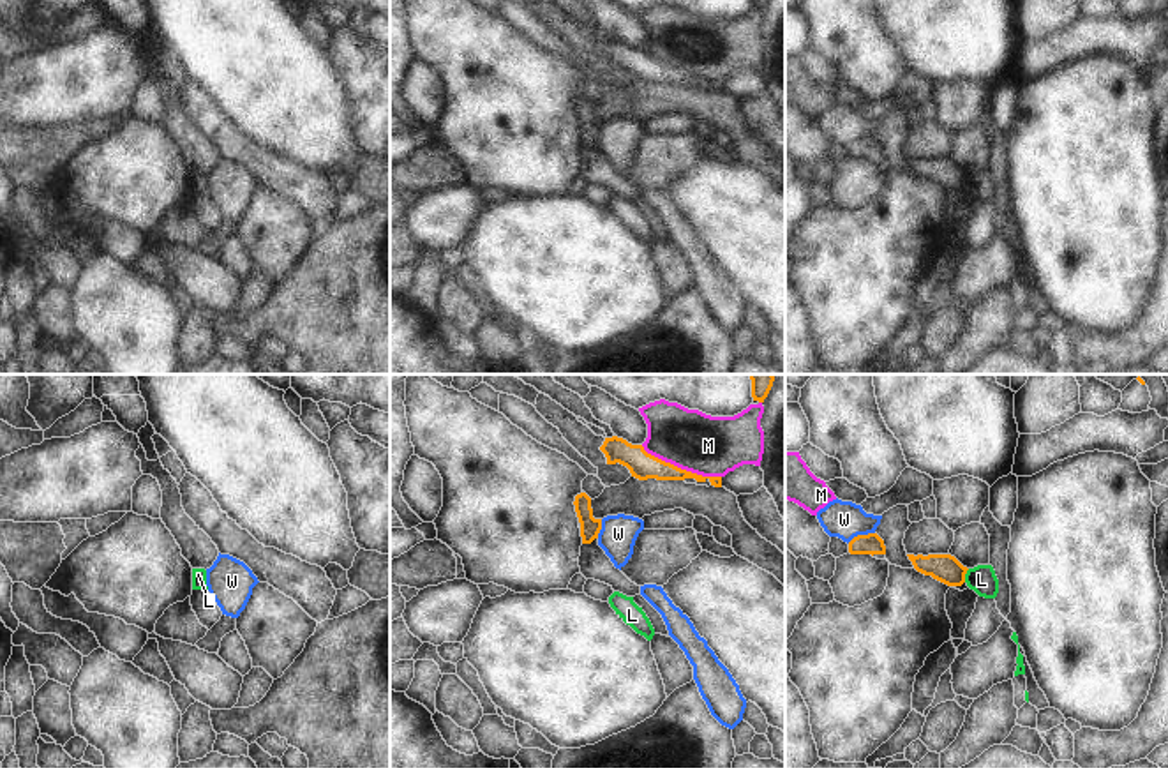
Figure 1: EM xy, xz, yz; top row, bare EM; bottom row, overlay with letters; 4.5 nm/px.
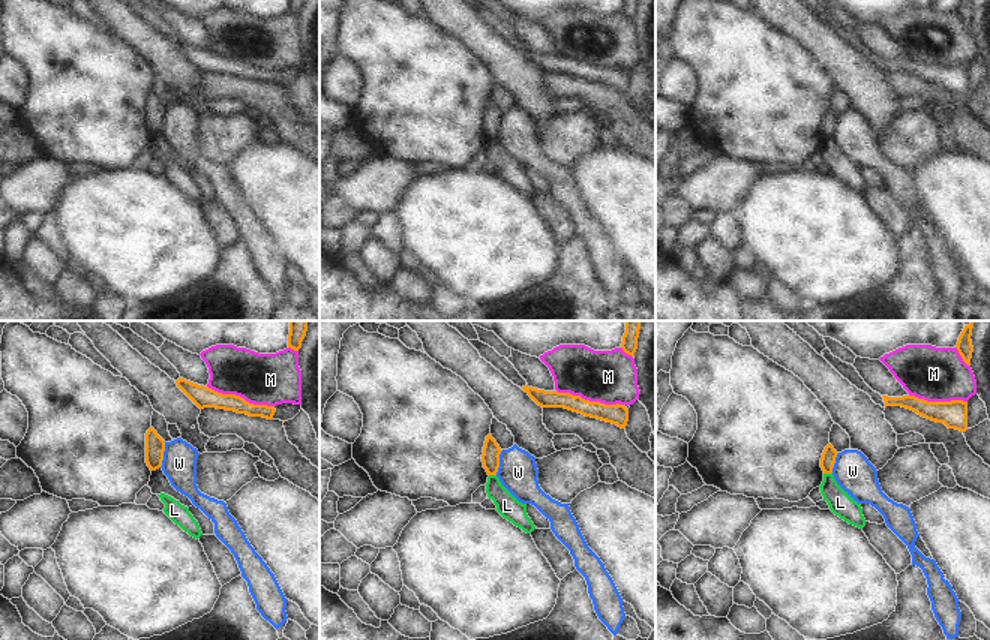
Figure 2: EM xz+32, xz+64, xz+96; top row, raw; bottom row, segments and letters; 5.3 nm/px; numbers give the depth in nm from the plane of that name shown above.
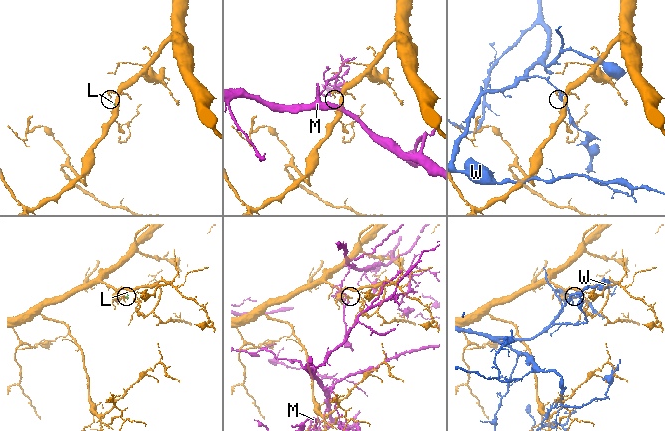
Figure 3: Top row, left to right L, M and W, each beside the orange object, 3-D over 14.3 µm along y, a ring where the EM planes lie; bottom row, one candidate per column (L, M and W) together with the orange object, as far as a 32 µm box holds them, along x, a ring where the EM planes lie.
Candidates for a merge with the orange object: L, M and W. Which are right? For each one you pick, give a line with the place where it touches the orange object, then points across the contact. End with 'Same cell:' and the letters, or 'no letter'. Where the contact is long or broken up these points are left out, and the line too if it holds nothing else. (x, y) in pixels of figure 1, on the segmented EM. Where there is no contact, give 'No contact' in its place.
Same cell: no letter

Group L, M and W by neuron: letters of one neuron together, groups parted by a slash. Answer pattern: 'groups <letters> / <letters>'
groups L / M / W

